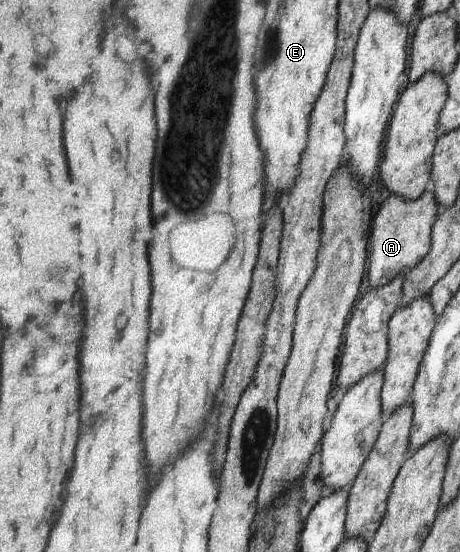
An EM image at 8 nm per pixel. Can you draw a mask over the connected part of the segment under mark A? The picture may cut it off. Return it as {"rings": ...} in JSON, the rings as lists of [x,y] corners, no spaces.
{"rings":[[[429,187],[416,200],[402,200],[399,196],[388,195],[371,220],[368,239],[368,266],[366,280],[372,289],[382,288],[396,274],[414,268],[426,254],[430,246],[430,230],[440,206],[432,196]]]}

